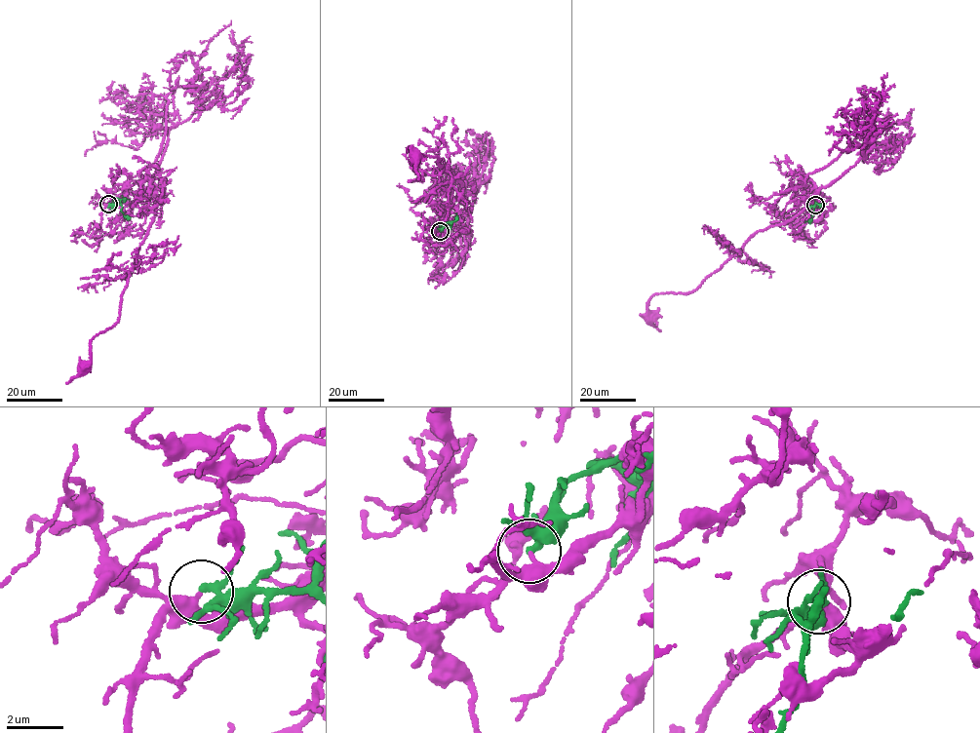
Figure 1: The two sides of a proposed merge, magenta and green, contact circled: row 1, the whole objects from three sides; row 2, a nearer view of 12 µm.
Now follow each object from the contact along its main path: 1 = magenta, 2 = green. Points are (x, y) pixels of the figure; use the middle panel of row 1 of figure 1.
1: (440, 231), (451, 226), (446, 206), (463, 188), (437, 157), (408, 148), (415, 158)
2: (440, 231), (444, 224), (455, 219), (455, 213)

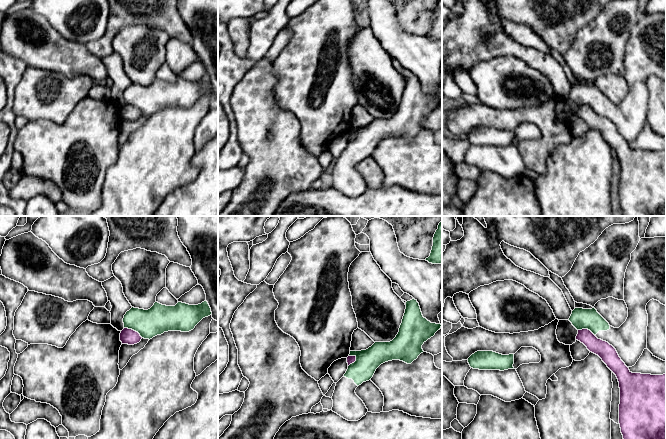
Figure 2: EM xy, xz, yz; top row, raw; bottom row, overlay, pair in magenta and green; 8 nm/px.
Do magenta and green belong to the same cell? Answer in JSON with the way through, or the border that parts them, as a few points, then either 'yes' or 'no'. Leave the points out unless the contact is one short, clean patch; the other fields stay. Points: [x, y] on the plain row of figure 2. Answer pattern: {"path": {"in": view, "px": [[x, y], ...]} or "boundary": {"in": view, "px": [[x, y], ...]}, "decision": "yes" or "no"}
{"boundary": {"in": "xy", "px": [[124, 103], [135, 106], [142, 113]]}, "decision": "no"}

